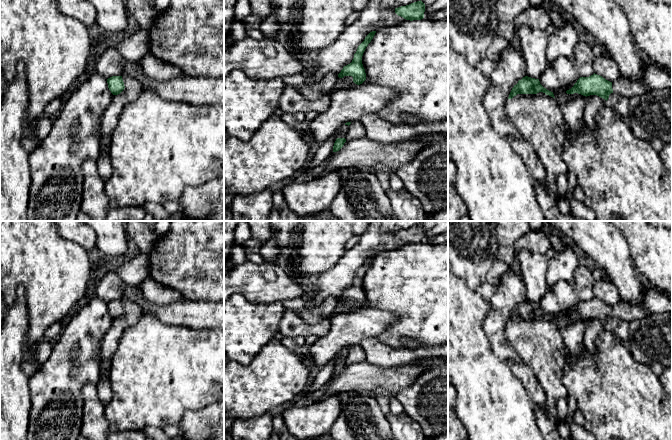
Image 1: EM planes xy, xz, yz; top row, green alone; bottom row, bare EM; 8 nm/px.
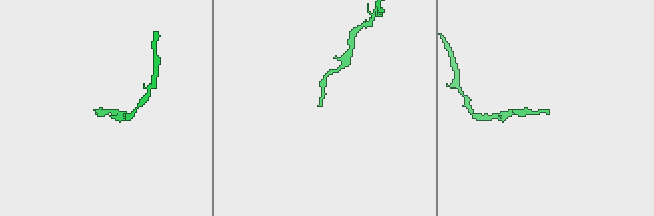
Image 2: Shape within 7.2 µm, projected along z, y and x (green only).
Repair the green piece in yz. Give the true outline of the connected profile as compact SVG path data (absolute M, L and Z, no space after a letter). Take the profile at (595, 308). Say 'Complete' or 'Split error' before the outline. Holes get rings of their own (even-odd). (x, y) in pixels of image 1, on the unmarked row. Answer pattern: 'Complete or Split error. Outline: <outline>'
Split error. Outline: M652 286L644 287L644 301L641 306L628 303L622 299L614 306L610 306L594 297L589 301L580 301L566 317L578 317L586 321L597 319L607 325L611 317L631 322L665 312L672 312L672 297Z

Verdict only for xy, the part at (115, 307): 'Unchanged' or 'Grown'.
Unchanged

